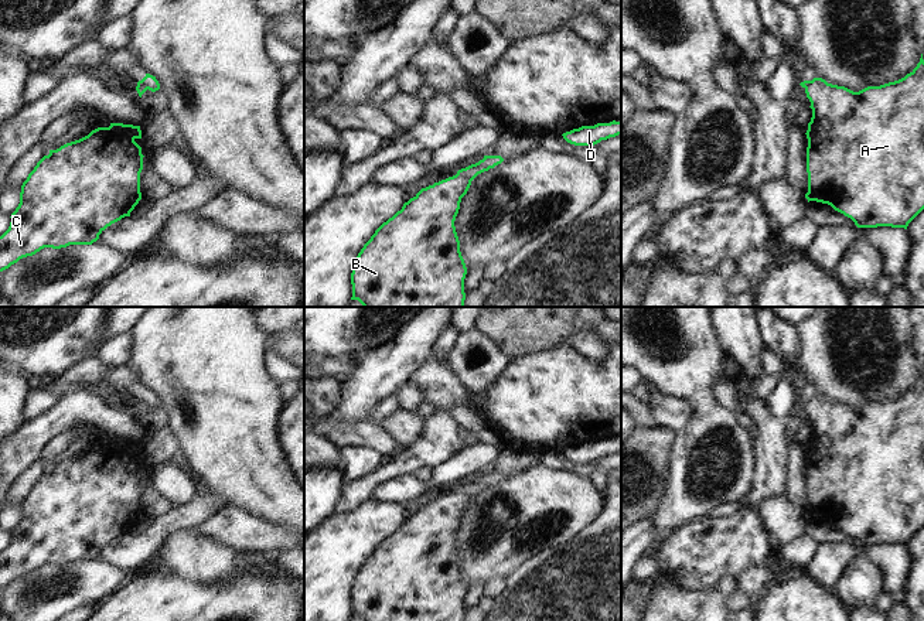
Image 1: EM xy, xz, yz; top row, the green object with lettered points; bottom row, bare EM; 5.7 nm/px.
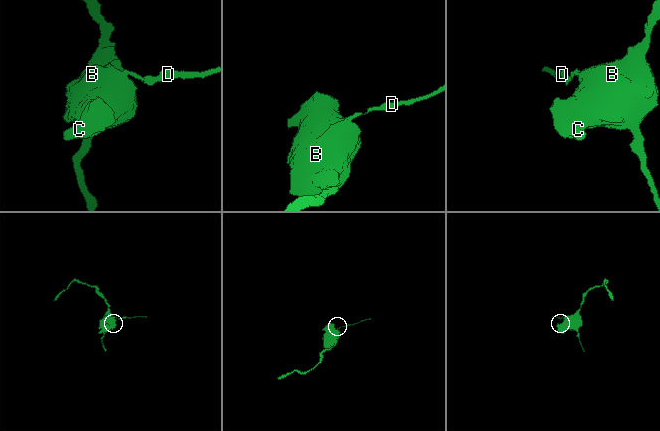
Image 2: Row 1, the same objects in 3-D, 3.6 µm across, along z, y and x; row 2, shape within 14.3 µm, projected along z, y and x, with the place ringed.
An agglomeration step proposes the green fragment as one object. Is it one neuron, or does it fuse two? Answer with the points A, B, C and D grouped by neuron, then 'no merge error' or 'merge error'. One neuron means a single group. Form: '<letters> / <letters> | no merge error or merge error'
A B C / D | merge error

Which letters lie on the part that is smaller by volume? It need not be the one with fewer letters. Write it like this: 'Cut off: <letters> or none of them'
Cut off: D

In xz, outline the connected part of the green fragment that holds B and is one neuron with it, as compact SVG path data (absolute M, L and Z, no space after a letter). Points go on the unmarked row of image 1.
M456 491L422 505L383 539L352 581L352 614L361 621L464 621L467 584L454 538L471 502Z

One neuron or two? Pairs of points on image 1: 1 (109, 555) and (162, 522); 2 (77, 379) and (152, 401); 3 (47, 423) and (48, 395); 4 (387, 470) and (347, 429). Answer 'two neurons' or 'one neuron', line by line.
1: one neuron
2: one neuron
3: two neurons
4: two neurons

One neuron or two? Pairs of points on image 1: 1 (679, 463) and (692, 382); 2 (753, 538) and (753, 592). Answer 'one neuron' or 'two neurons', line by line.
1: one neuron
2: two neurons

